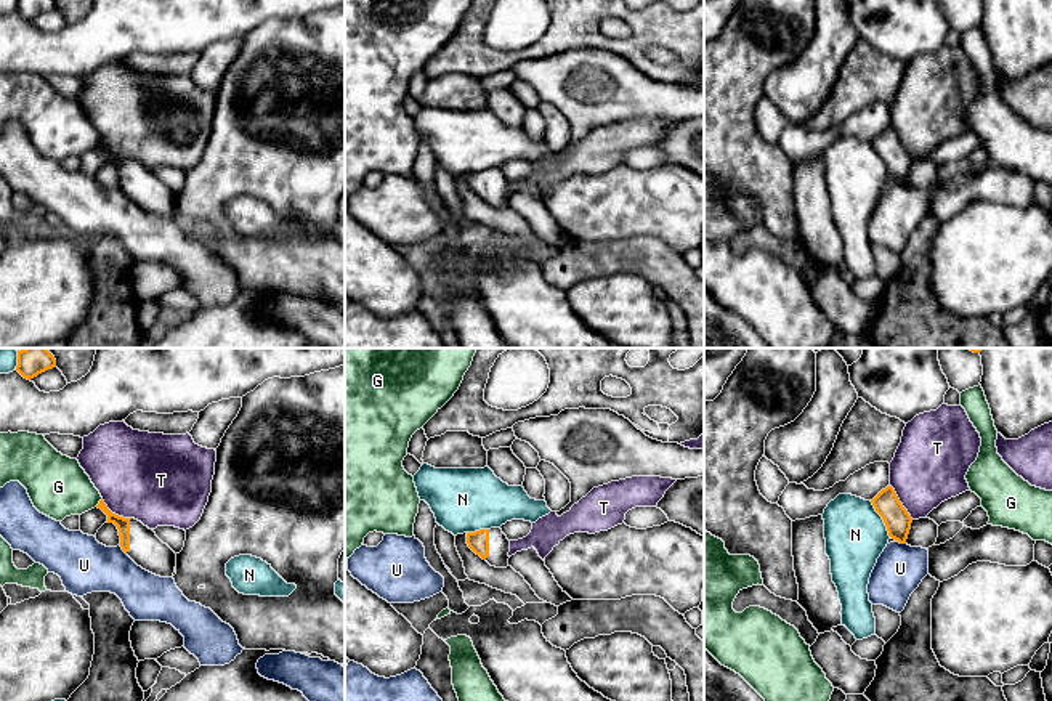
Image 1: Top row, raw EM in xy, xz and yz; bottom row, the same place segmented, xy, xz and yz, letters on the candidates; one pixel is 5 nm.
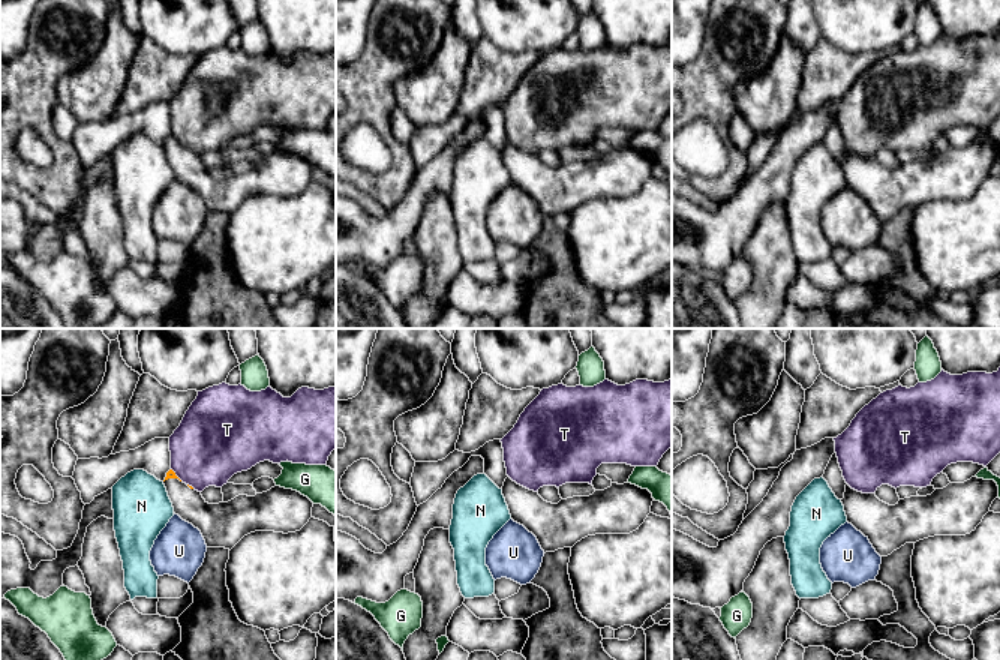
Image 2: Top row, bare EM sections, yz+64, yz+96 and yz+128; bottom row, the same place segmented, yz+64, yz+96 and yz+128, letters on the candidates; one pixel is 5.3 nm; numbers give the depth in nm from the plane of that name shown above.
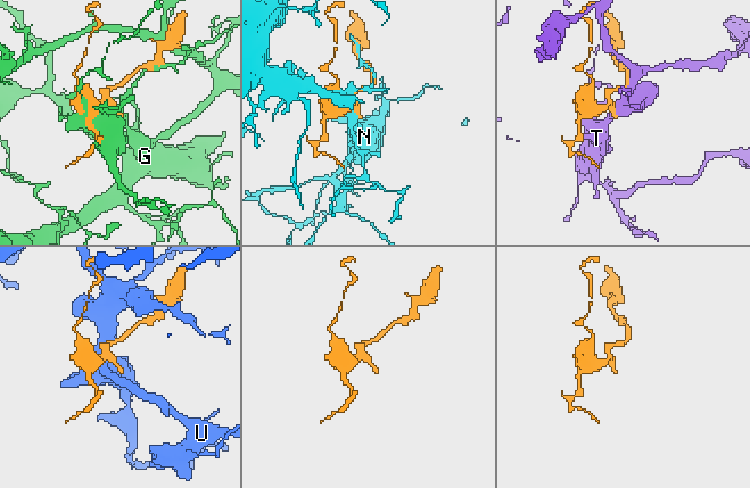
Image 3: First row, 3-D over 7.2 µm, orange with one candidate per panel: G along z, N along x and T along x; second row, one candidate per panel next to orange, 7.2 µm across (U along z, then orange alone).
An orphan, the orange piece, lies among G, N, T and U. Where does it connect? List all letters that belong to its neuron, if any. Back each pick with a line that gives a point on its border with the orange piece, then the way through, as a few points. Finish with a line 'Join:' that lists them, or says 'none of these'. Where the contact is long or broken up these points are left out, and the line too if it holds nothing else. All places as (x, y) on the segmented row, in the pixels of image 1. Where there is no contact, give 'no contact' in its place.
Join: none of these

